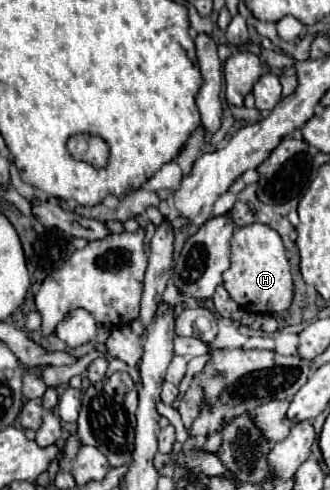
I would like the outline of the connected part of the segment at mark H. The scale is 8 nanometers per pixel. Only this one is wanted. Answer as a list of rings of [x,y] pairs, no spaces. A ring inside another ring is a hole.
[[[263,223],[235,229],[231,237],[231,267],[223,273],[223,285],[233,301],[247,313],[281,313],[293,301],[293,279],[281,235]]]

